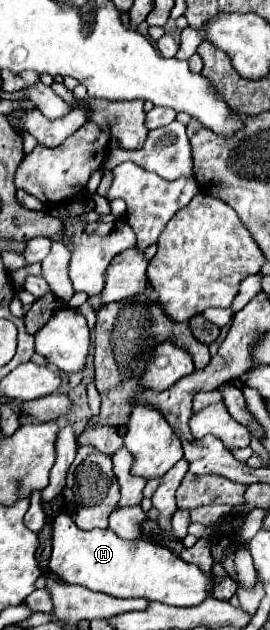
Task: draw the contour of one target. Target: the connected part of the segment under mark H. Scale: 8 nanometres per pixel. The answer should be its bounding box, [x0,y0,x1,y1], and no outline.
[49,514,215,606]

